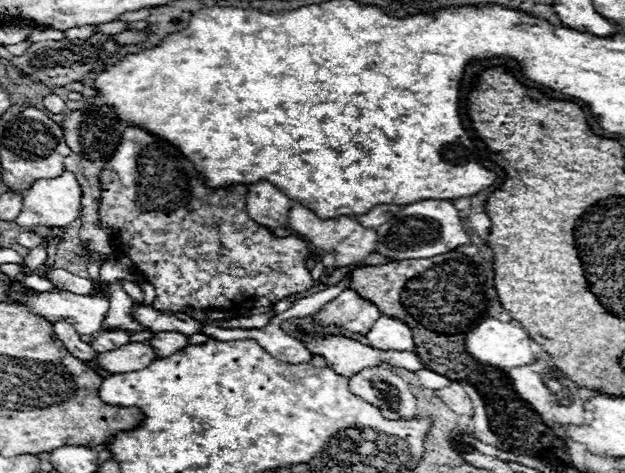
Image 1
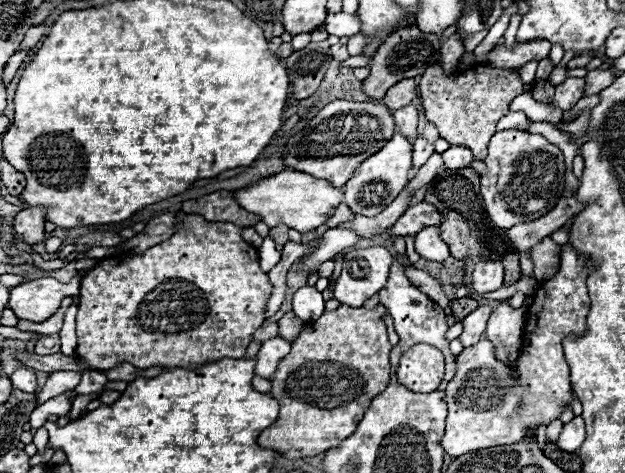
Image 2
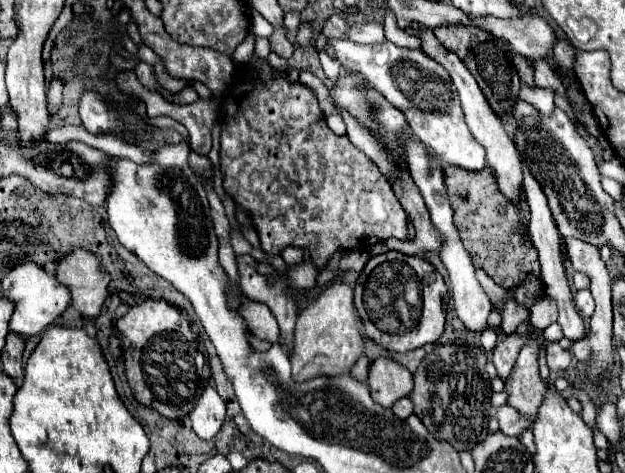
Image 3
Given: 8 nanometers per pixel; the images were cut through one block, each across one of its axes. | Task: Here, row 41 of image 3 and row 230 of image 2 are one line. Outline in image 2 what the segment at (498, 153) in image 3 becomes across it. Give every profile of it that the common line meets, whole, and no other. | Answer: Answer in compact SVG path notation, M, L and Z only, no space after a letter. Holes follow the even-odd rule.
M426 226L416 234L416 242L414 242L416 252L424 258L424 260L432 260L432 262L444 262L450 256L448 244L442 242L438 228L436 226Z

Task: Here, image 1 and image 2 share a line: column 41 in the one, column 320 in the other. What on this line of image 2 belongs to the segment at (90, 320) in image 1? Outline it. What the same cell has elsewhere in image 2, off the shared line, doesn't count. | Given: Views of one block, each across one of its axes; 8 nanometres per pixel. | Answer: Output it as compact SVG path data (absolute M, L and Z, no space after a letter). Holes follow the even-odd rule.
M314 286L298 288L292 298L292 312L304 322L312 322L320 318L320 314L324 312L322 292L318 292Z

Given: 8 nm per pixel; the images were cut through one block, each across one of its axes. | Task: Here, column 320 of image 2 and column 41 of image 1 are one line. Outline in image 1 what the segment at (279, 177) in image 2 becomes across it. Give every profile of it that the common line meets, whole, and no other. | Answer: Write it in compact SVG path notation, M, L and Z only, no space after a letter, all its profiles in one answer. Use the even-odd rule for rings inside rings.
M64 170L58 178L42 178L24 192L24 210L14 222L24 228L70 226L80 216L80 210L82 210L80 200L82 200L82 188L80 188L76 176L68 170Z

